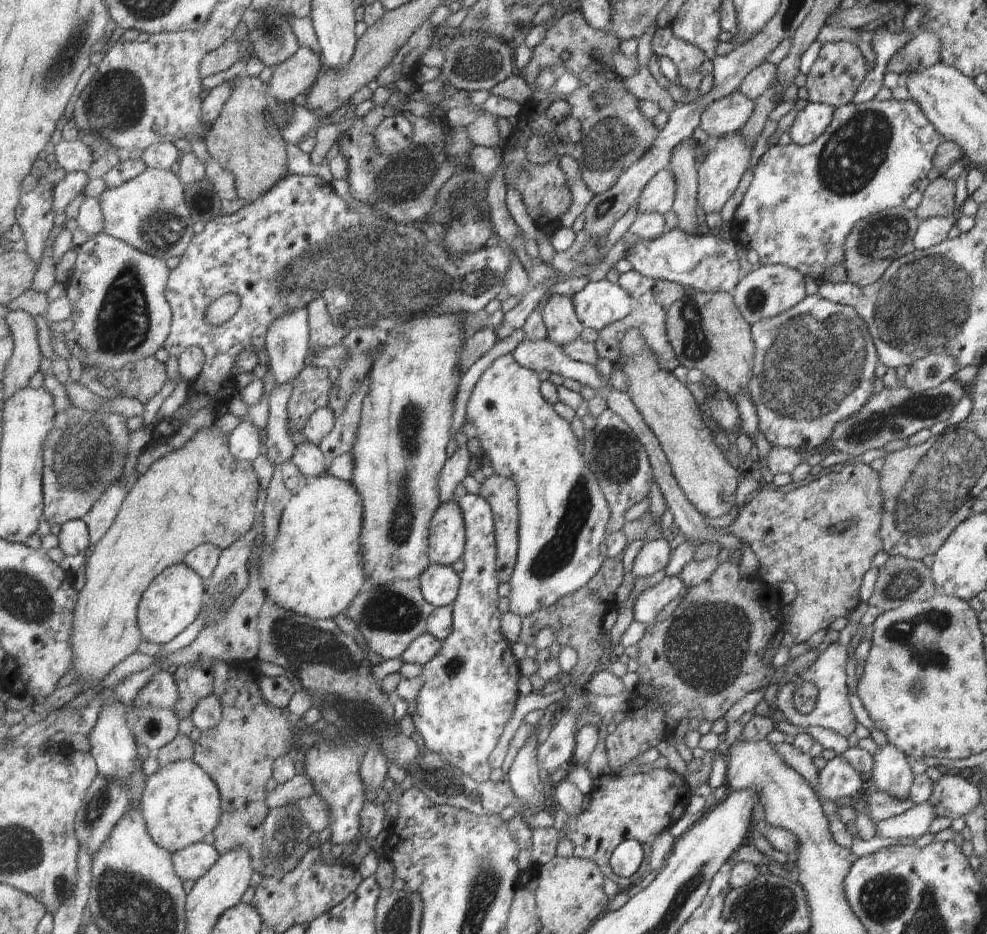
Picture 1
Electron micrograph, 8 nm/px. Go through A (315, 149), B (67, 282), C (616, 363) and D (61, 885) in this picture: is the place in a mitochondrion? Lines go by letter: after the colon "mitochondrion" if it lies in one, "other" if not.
A: other
B: other
C: other
D: mitochondrion

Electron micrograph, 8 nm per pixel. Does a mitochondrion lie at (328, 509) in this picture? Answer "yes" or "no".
no

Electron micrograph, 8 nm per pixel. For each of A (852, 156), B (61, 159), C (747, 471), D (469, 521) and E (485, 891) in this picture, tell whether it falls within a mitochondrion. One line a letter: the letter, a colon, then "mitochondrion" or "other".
A: mitochondrion
B: other
C: other
D: other
E: mitochondrion

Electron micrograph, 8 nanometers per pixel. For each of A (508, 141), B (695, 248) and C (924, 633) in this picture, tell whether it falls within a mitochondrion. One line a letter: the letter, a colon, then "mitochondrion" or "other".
A: other
B: other
C: mitochondrion

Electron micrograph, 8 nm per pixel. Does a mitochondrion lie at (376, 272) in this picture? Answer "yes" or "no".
yes

